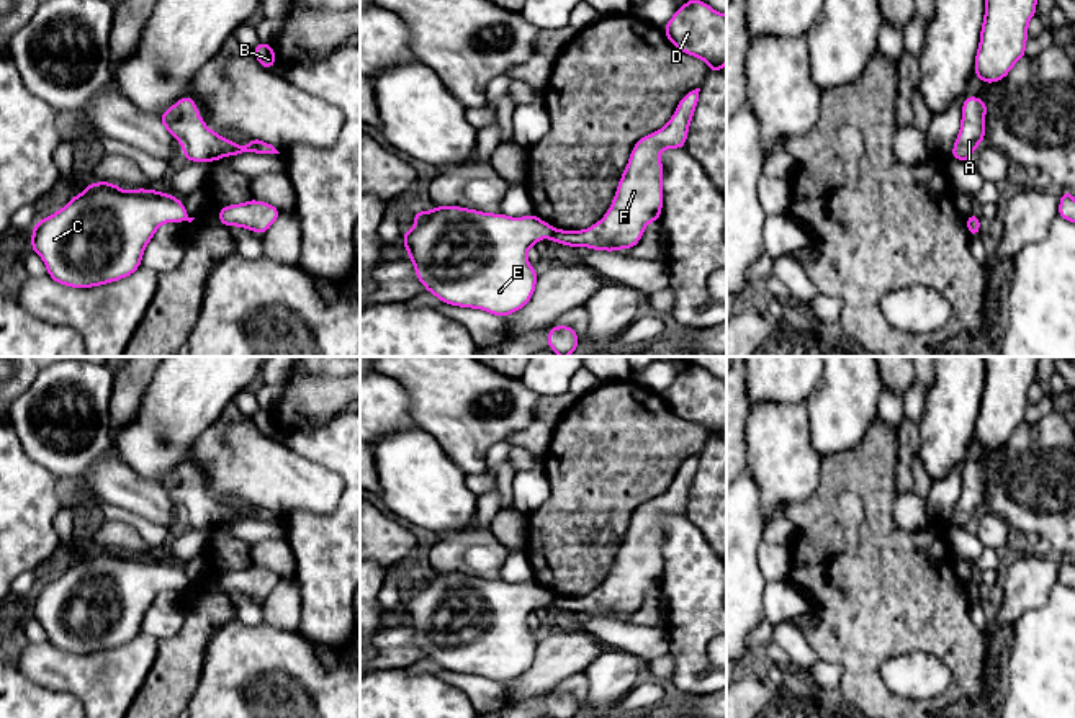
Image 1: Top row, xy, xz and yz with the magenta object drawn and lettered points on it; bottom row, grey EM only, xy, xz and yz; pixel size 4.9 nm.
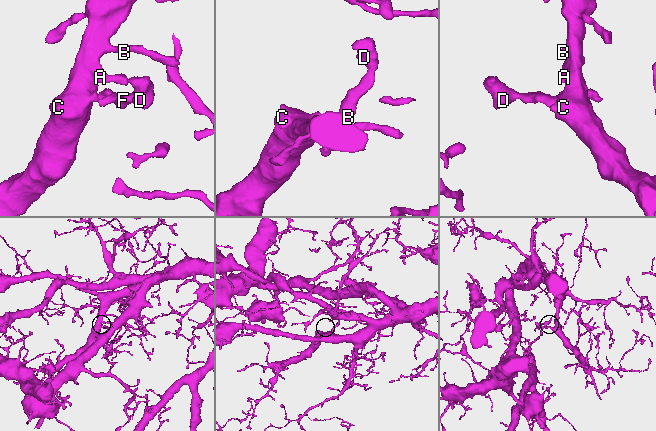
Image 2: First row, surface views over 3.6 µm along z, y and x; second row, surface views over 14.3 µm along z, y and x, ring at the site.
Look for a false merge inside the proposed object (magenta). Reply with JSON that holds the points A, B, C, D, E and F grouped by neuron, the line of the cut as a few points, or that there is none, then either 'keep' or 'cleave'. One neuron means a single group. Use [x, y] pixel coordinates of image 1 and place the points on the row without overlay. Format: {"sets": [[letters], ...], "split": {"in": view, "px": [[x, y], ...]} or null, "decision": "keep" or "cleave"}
{"sets": [["A", "B", "C", "E"], ["D", "F"]], "split": {"in": "xz", "px": [[555, 596], [548, 602]]}, "decision": "cleave"}

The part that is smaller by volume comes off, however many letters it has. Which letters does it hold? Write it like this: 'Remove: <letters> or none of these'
Remove: D, F

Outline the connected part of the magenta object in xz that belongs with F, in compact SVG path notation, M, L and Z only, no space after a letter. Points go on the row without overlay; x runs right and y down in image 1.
M700 455L686 460L664 494L635 509L605 582L584 597L555 595L550 602L551 608L615 618L633 615L641 607L645 592L661 584L663 528L659 517L684 515L699 458Z

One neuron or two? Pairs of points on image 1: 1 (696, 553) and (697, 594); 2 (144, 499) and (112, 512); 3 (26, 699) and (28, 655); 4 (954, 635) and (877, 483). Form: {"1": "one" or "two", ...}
{"1": "one", "2": "two", "3": "two", "4": "one"}

